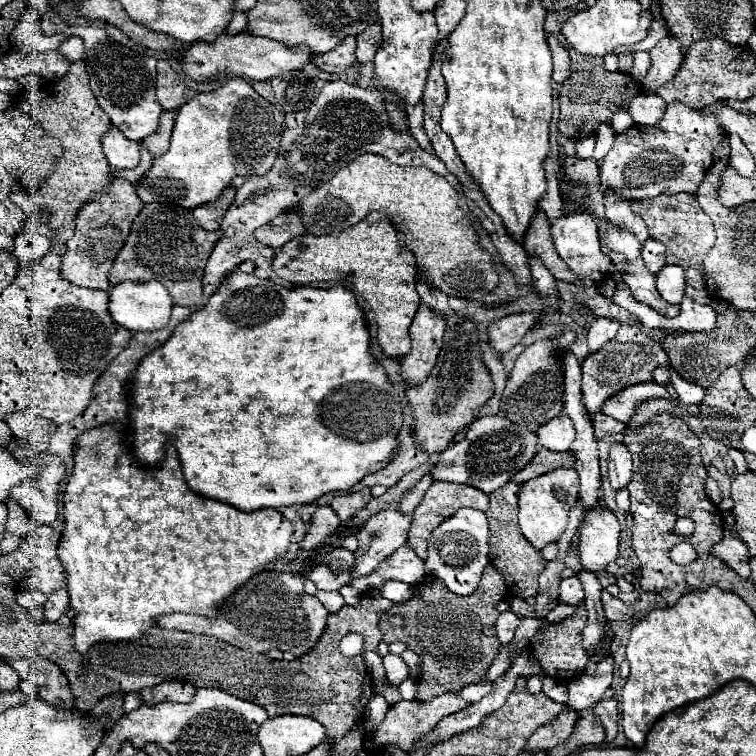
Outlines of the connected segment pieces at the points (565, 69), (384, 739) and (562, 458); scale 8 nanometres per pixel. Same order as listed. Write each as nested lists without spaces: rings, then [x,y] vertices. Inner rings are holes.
[[[548,34],[548,46],[550,46],[552,58],[554,58],[552,80],[562,84],[570,76],[570,56],[568,56],[568,50],[558,42],[556,34]]]
[[[446,692],[446,694],[440,694],[428,702],[418,702],[418,700],[412,700],[412,702],[398,702],[398,704],[392,704],[390,710],[388,710],[386,717],[382,720],[382,724],[376,728],[376,742],[374,746],[376,748],[384,748],[388,744],[398,744],[402,750],[408,750],[408,746],[412,746],[412,742],[416,742],[416,738],[420,738],[424,732],[428,732],[432,726],[436,726],[436,722],[448,714],[454,714],[462,708],[466,708],[470,702],[466,702],[460,692]]]
[[[540,448],[540,450],[536,452],[534,460],[530,462],[530,466],[526,466],[524,470],[520,470],[520,472],[516,474],[516,482],[520,484],[520,482],[524,482],[524,480],[530,480],[530,478],[534,478],[534,476],[540,476],[540,474],[544,474],[544,472],[548,472],[548,470],[556,470],[556,468],[560,468],[560,466],[572,468],[574,462],[576,462],[574,452],[558,454],[558,452],[550,452],[550,450],[546,450],[546,448]]]

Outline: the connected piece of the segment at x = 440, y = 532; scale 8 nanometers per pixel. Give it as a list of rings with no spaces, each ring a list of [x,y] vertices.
[[[460,508],[456,514],[452,514],[432,530],[428,538],[428,558],[424,562],[426,574],[440,578],[454,594],[460,596],[472,594],[478,588],[482,572],[490,562],[488,540],[490,532],[488,532],[486,514],[474,508]]]

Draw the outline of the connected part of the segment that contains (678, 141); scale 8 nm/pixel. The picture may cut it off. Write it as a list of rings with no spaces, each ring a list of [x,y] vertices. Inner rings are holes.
[[[672,102],[658,126],[634,124],[626,132],[616,134],[610,152],[602,158],[600,180],[610,194],[630,202],[648,200],[664,192],[696,194],[712,166],[712,152],[722,138],[724,130],[716,126],[712,114]]]

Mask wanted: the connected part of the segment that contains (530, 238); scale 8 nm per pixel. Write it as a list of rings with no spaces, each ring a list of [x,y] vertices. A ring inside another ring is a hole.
[[[538,210],[536,218],[532,220],[532,230],[528,230],[524,240],[526,240],[524,248],[526,248],[528,256],[540,258],[542,264],[552,272],[552,276],[556,280],[562,280],[562,282],[572,280],[574,274],[568,270],[568,266],[564,266],[564,262],[556,254],[554,242],[550,238],[550,224],[548,224],[548,218],[542,210]]]

